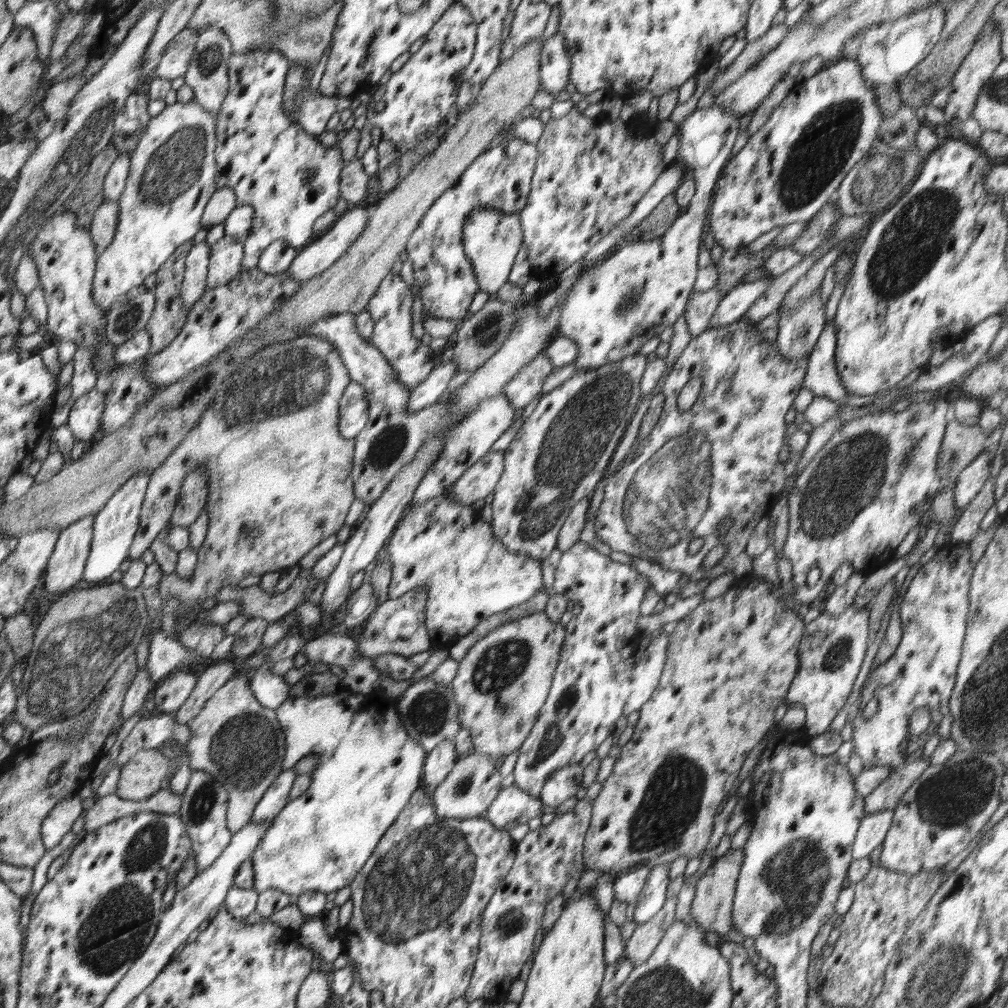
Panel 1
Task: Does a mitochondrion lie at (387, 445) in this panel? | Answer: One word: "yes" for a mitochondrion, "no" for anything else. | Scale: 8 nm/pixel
yes

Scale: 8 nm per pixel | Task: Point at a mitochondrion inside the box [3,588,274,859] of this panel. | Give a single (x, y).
(68, 667)

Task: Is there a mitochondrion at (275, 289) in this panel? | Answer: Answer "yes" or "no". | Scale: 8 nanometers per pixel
no

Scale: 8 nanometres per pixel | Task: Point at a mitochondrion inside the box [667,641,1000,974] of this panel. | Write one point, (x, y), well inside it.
(794, 879)

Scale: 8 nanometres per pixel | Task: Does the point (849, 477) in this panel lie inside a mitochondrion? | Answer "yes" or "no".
yes

